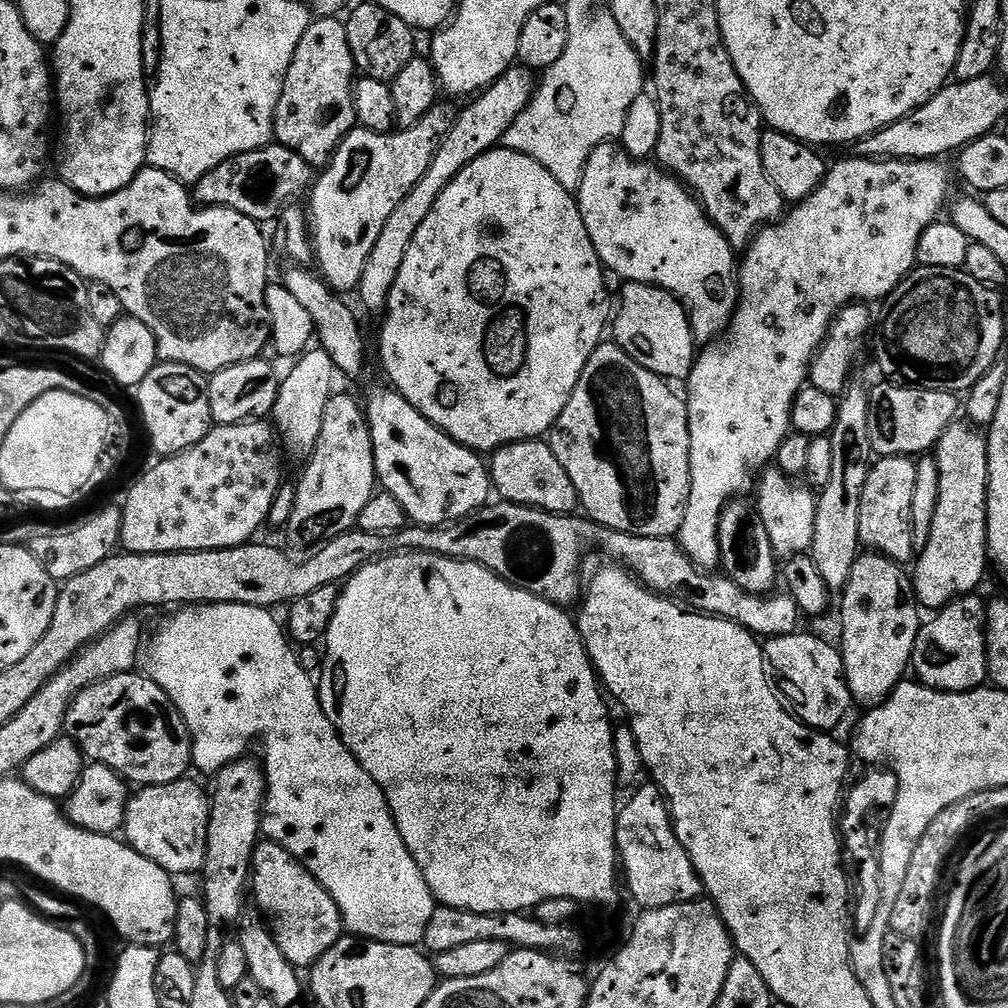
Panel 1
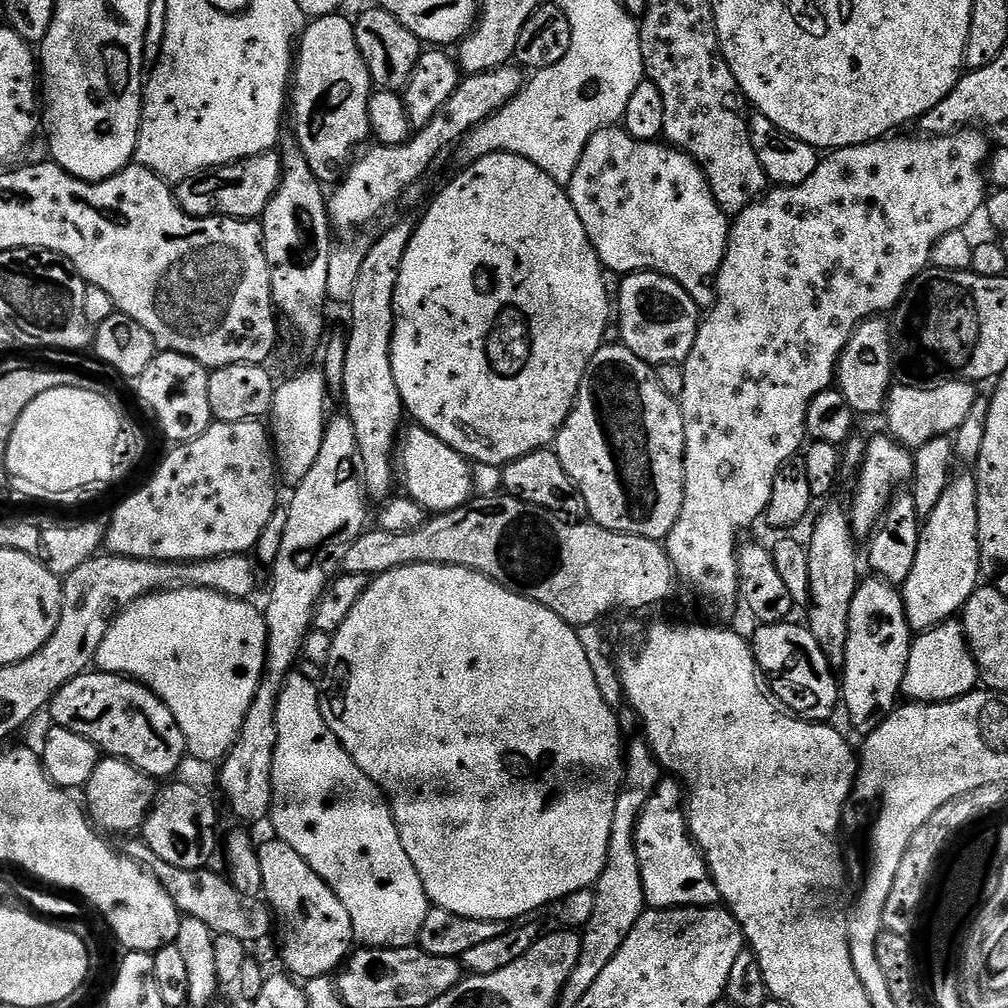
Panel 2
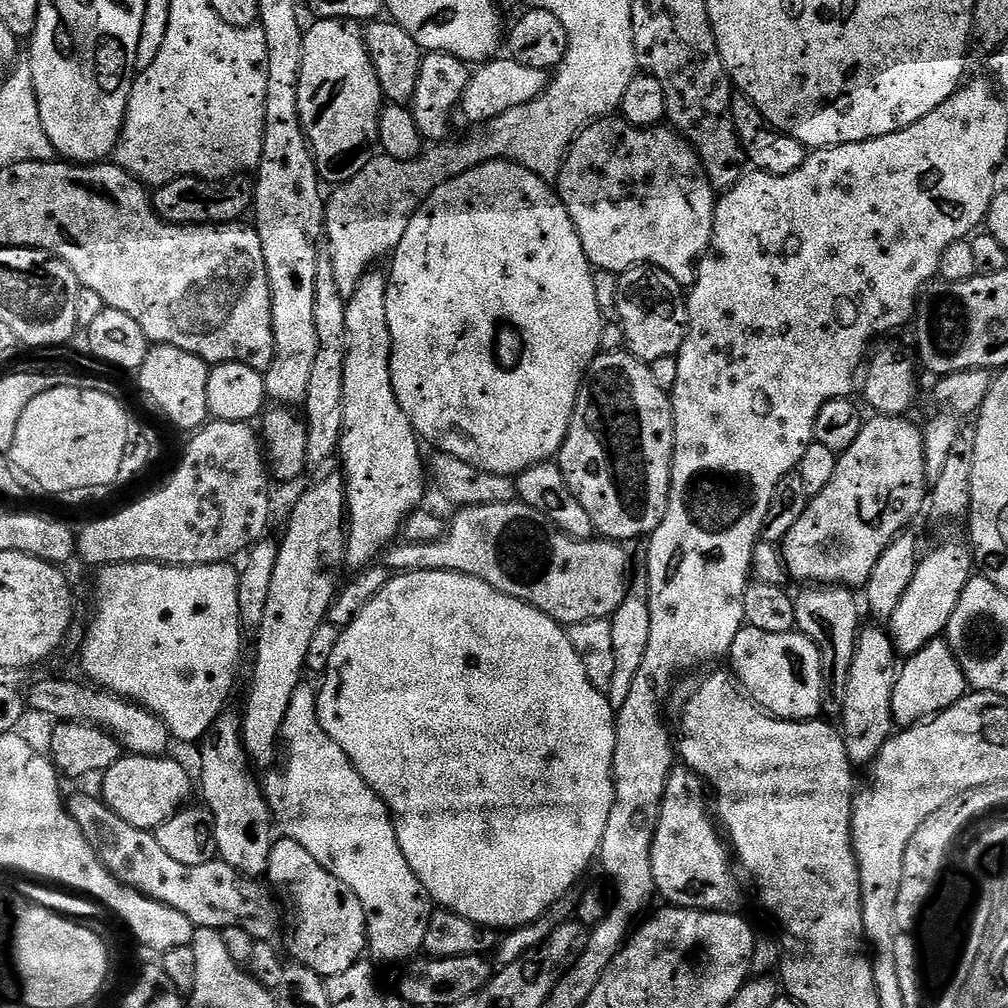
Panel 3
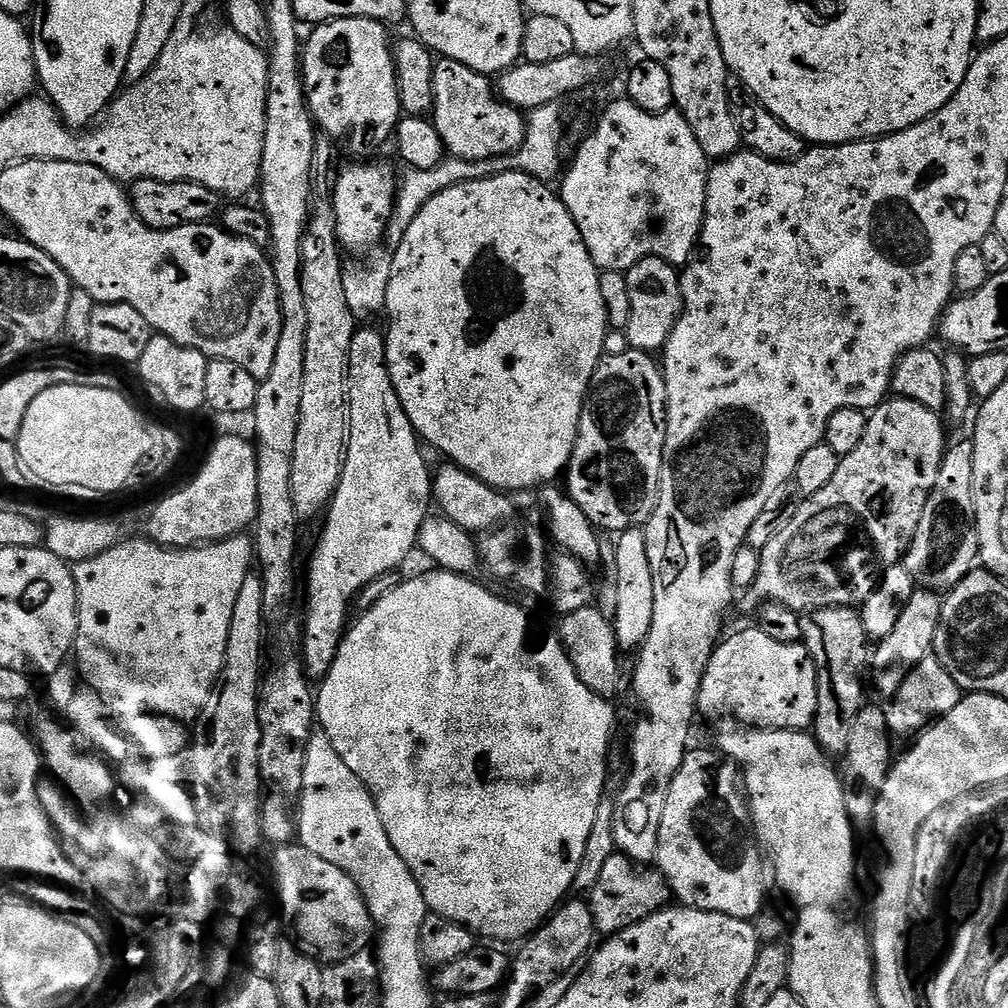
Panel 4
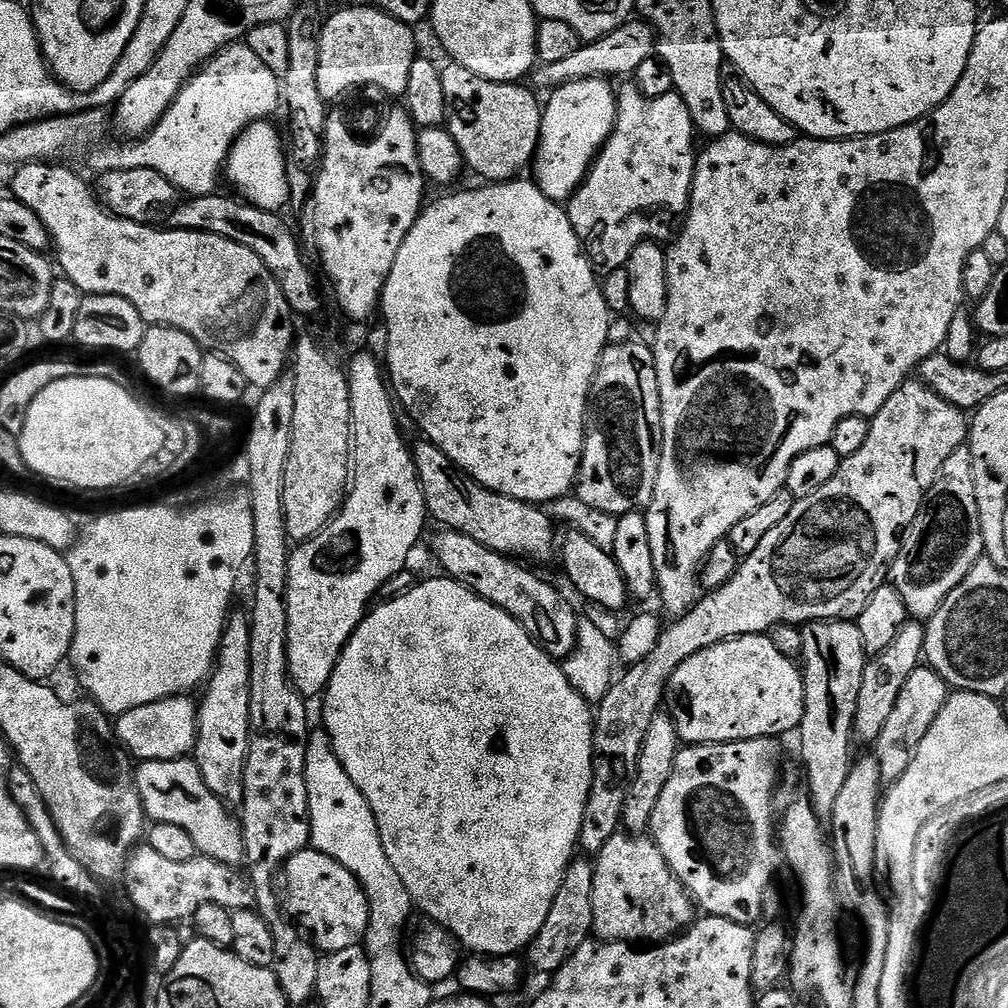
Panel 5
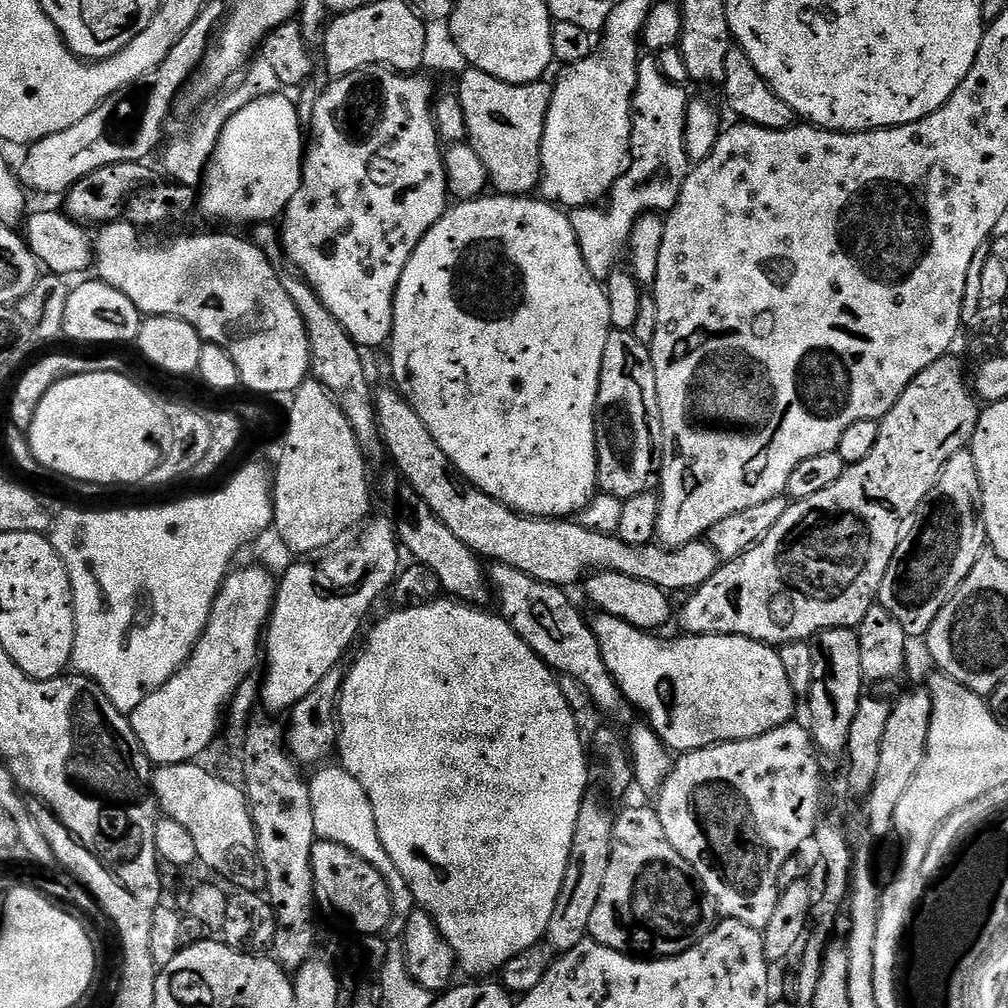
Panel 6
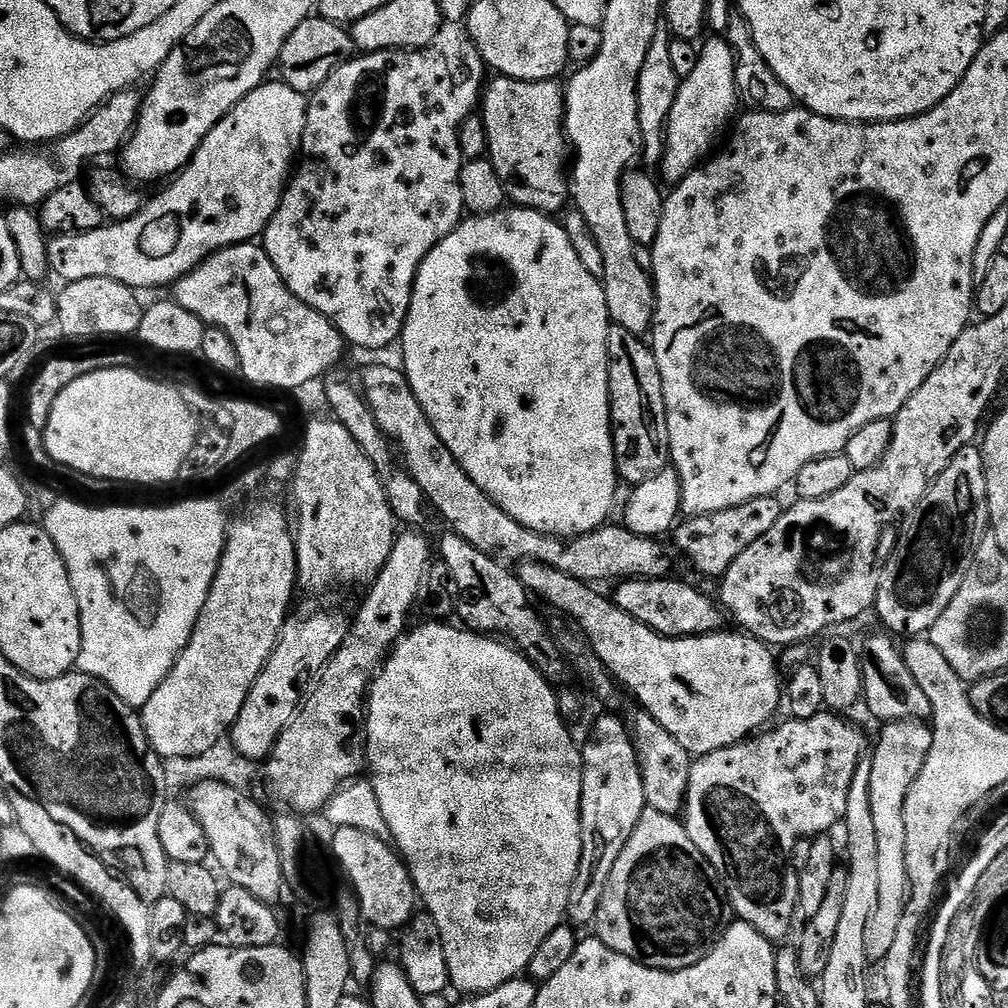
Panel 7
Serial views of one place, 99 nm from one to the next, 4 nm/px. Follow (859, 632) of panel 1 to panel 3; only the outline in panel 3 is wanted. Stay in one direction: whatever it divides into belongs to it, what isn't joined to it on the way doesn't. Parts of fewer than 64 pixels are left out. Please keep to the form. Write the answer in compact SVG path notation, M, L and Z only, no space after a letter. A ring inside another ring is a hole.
M861 627L856 637L856 653L848 671L848 685L844 691L842 735L846 754L853 765L871 765L886 741L894 735L892 718L892 695L896 685L898 653L892 644L892 637L880 628Z

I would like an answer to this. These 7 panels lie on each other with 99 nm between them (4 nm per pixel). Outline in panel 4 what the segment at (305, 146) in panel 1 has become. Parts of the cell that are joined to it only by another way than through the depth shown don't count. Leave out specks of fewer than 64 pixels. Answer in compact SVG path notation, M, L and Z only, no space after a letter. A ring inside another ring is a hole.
M342 18L341 20L330 20L326 24L315 25L307 33L306 43L302 48L302 71L304 74L304 96L308 100L308 108L312 111L313 121L321 133L325 136L331 136L333 141L348 140L348 148L353 152L353 157L364 158L368 148L380 148L384 143L393 139L396 126L402 119L400 111L400 99L398 98L398 82L396 81L396 58L394 55L393 41L388 41L389 29L383 24L370 18Z

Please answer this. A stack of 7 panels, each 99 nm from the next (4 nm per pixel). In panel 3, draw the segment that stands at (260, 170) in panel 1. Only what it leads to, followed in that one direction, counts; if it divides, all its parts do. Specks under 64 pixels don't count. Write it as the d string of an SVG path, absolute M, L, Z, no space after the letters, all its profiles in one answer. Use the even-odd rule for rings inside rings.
M243 175L234 176L227 180L200 180L197 176L174 178L174 182L159 185L151 193L152 206L160 215L161 221L170 224L230 224L241 219L244 211L251 209L254 204L254 184Z

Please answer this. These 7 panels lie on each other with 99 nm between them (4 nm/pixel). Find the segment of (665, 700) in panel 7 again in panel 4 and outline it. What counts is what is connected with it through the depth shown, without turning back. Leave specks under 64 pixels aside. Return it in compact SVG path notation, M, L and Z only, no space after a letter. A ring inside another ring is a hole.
M755 626L744 628L732 637L721 639L708 663L708 669L702 674L698 712L701 717L709 716L720 720L723 716L733 716L733 721L753 728L781 728L791 732L811 729L816 722L818 710L818 682L816 681L816 663L803 643L791 644L778 642L762 634Z

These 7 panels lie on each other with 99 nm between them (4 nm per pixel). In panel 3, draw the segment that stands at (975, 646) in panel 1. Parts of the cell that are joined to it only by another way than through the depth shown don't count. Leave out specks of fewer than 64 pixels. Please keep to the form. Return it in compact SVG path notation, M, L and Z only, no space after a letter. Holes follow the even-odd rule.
M937 638L899 665L892 695L893 721L901 729L927 722L957 704L968 691L968 680L962 674L962 666L954 658L947 639Z

